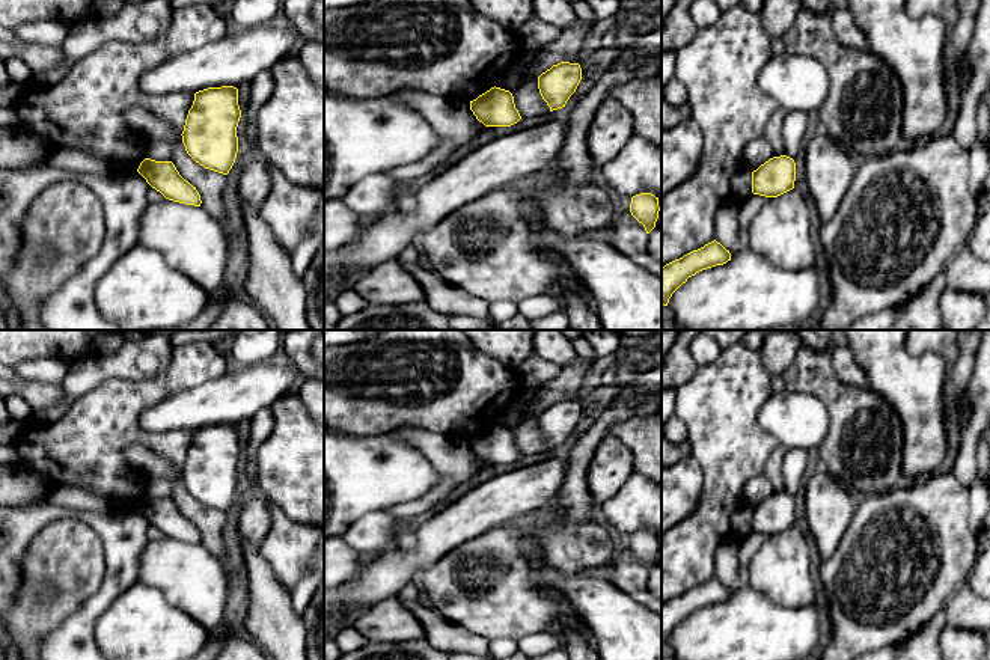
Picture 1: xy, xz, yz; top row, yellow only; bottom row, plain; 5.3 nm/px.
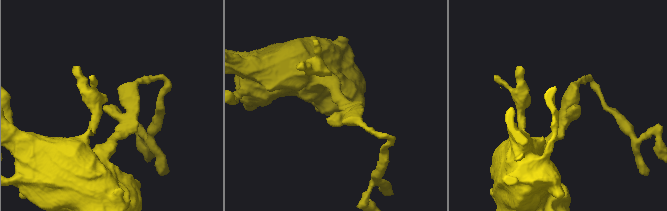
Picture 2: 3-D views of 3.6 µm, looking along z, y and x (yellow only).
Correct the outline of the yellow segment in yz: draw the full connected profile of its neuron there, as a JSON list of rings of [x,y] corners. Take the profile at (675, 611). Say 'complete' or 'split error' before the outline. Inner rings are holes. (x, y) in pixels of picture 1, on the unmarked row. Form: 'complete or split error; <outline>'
complete; [[[716,577],[704,585],[662,604],[662,643],[668,643],[672,631],[696,610],[723,603],[731,598],[731,591]]]

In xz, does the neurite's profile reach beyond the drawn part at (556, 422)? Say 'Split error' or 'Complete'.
Complete

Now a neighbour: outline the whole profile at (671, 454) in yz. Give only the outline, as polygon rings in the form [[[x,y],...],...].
[[[662,442],[662,467],[672,466],[686,457],[690,457],[689,442],[680,445]]]

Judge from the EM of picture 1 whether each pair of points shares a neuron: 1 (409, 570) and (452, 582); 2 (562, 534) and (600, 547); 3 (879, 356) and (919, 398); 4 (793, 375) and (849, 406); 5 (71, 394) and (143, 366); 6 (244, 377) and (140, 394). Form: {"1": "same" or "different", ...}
{"1": "different", "2": "same", "3": "same", "4": "same", "5": "same", "6": "different"}

